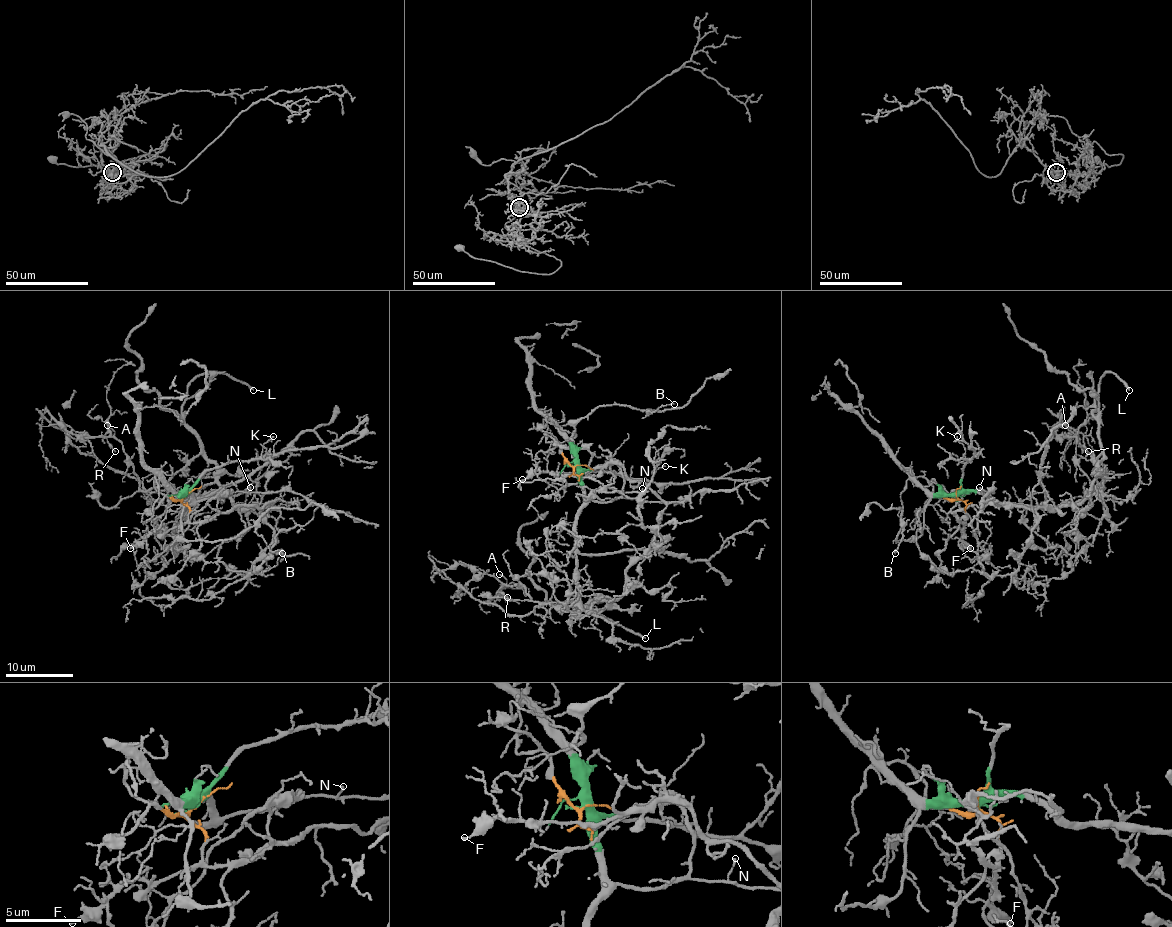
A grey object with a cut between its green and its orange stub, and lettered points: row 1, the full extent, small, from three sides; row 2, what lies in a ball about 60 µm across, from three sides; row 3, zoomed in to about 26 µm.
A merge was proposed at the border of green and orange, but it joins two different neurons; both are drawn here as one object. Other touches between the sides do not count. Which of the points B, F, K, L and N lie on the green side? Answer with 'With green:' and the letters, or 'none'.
With green: B, K, N

